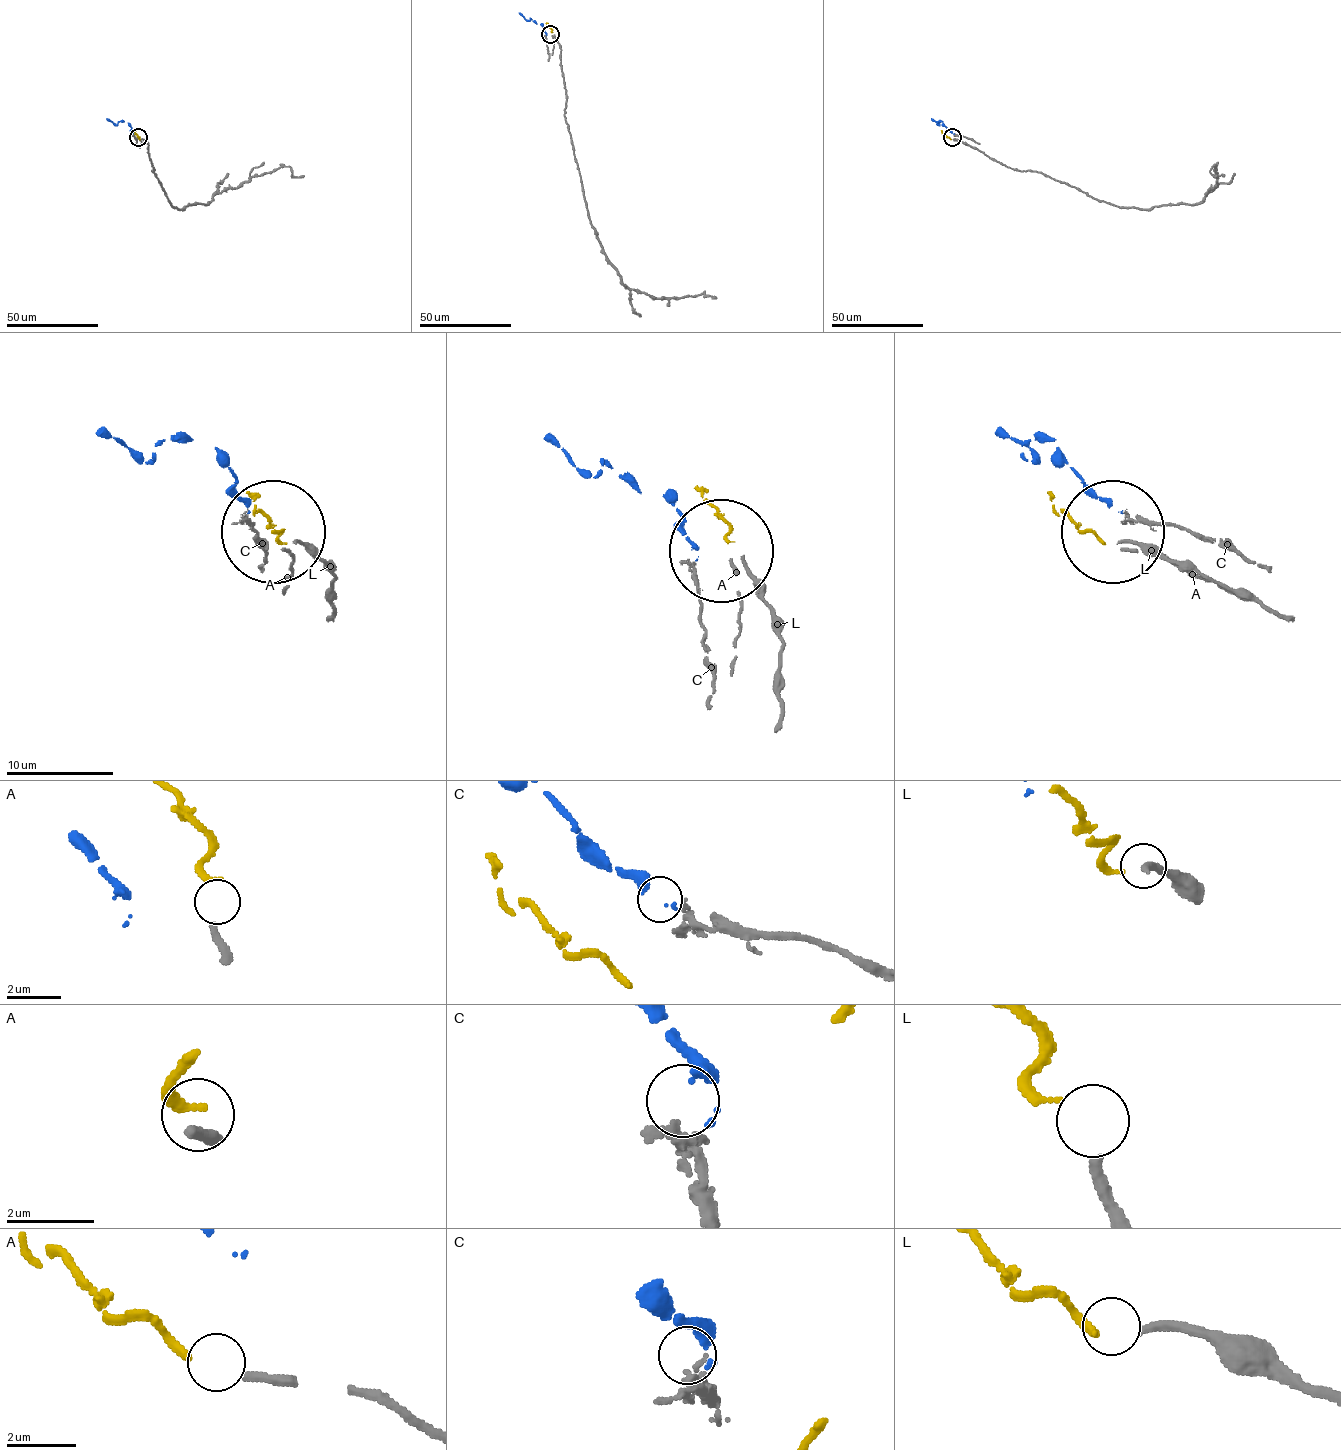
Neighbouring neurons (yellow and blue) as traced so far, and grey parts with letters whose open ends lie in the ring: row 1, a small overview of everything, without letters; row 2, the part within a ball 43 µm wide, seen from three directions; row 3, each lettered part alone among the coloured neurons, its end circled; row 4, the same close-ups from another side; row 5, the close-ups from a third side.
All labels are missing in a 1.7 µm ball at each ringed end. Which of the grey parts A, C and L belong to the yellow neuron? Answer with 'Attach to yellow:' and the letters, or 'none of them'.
Attach to yellow: A

